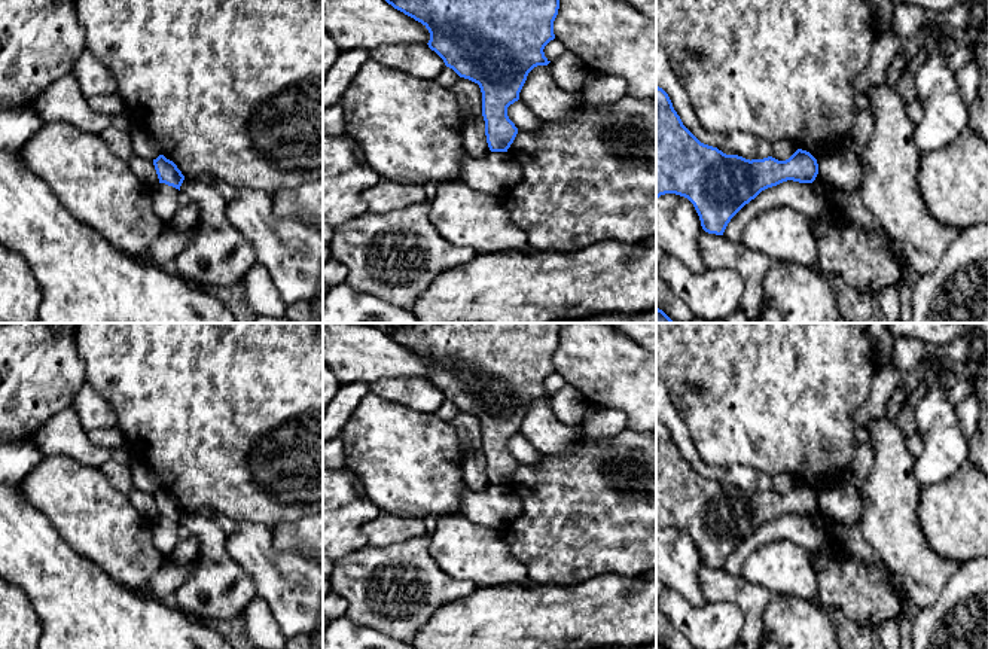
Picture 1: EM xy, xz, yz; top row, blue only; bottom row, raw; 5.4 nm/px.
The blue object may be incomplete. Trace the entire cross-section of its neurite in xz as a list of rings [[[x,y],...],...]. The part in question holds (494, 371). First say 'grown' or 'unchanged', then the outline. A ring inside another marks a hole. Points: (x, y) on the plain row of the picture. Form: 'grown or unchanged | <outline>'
unchanged | [[[359,323],[382,330],[394,342],[421,356],[430,366],[429,381],[434,384],[460,411],[479,418],[482,450],[491,485],[507,485],[518,461],[507,450],[507,441],[519,433],[528,406],[537,399],[548,399],[545,380],[555,372],[554,354],[559,342],[558,323]]]

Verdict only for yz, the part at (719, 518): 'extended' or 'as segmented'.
as segmented

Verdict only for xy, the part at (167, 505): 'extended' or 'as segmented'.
as segmented

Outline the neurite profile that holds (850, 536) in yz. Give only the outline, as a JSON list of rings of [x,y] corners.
[[[817,508],[814,518],[823,521],[824,527],[829,530],[830,536],[838,540],[847,552],[866,563],[873,564],[878,561],[875,551],[863,536],[863,531],[859,524],[842,524],[824,514],[820,508]]]

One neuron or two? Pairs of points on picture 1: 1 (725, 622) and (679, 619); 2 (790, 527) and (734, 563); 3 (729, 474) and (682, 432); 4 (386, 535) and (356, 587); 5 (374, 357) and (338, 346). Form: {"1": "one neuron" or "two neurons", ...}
{"1": "one neuron", "2": "one neuron", "3": "one neuron", "4": "two neurons", "5": "one neuron"}

